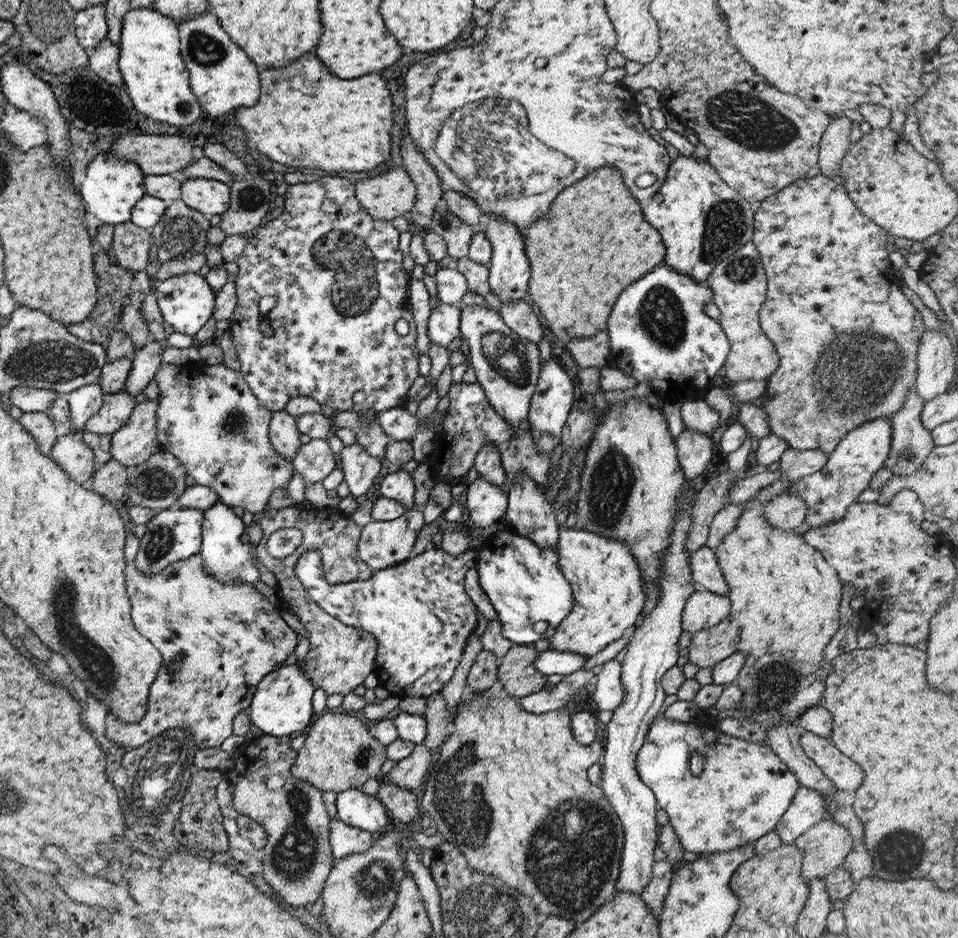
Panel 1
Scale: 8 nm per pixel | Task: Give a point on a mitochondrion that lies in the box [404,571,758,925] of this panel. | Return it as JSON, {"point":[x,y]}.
{"point":[591,841]}

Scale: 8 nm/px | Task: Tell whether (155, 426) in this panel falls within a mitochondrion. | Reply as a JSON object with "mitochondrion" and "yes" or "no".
{"mitochondrion":"no"}

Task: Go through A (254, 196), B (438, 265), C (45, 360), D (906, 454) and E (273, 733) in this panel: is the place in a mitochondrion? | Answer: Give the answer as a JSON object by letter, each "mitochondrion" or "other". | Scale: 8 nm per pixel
{"A":"mitochondrion","B":"other","C":"mitochondrion","D":"mitochondrion","E":"other"}

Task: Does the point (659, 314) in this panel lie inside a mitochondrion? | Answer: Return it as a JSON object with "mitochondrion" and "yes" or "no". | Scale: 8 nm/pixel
{"mitochondrion":"yes"}

